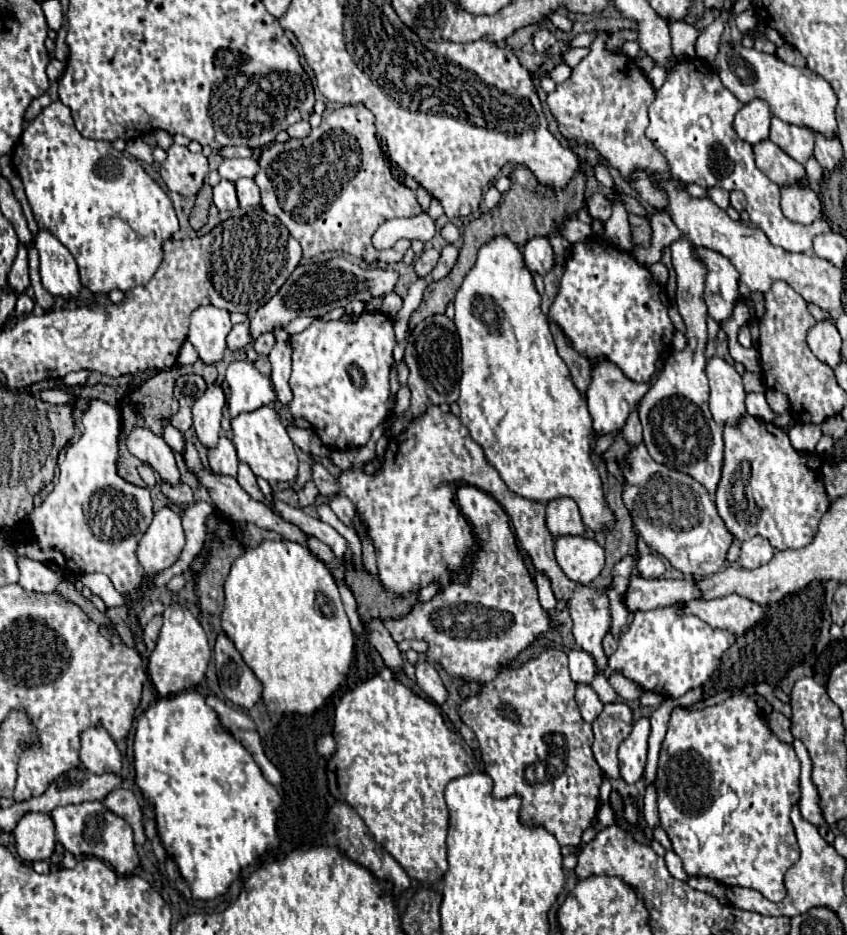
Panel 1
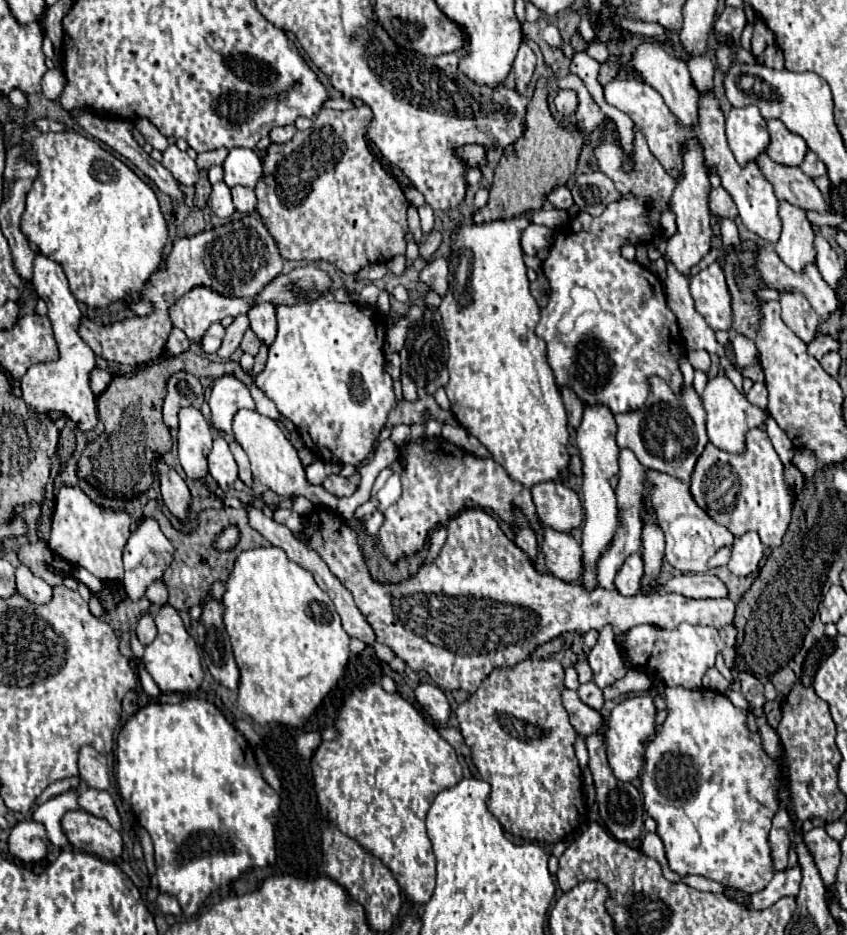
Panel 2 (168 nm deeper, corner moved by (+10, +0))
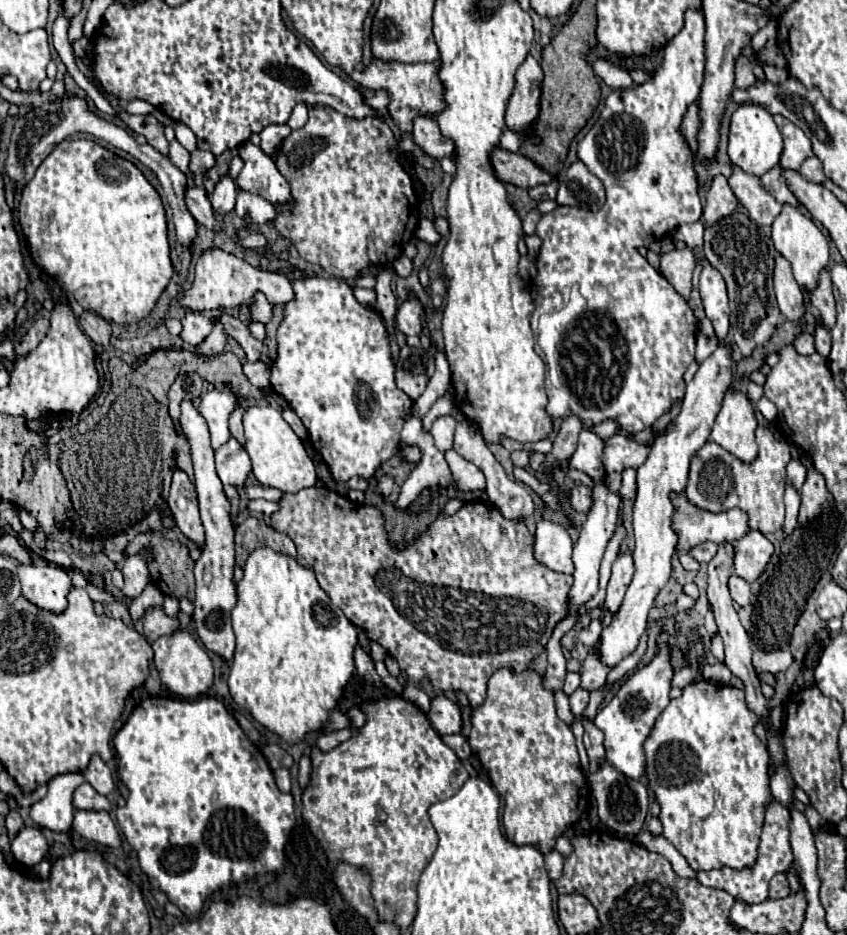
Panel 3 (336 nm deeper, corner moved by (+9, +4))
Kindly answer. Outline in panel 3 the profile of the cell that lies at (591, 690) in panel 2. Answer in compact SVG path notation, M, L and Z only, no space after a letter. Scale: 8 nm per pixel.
M578 689L578 691L574 691L572 695L570 695L570 711L572 711L572 715L576 717L576 719L582 719L582 711L586 709L586 705L588 705L588 691L586 689Z

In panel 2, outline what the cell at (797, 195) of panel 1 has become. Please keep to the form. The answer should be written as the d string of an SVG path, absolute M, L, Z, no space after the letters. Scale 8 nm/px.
M781 201L779 217L783 223L783 231L781 239L775 245L775 251L787 267L791 267L795 273L801 273L801 269L807 263L815 261L813 249L815 233L807 219L807 211L787 201Z

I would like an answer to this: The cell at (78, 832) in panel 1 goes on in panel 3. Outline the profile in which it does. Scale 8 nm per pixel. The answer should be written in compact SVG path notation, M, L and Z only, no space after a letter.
M76 811L72 827L90 841L108 847L120 847L120 833L108 811Z

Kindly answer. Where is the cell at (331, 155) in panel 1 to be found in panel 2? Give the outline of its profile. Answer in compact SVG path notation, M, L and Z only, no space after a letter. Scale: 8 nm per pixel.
M357 101L355 107L351 109L345 109L345 111L335 111L335 109L321 109L315 119L313 119L313 125L307 129L307 131L297 131L295 137L289 141L289 143L283 143L283 145L277 145L273 143L265 157L263 157L263 175L261 179L257 181L257 187L255 187L255 195L257 195L257 213L261 215L265 227L269 229L269 233L275 237L279 249L281 249L281 255L283 259L291 259L291 261L301 261L301 259L311 259L311 261L331 261L335 263L345 275L355 275L361 267L365 267L367 263L387 263L391 257L395 255L401 255L405 253L405 241L403 241L403 235L407 231L407 199L399 187L399 183L381 167L381 163L375 159L375 171L373 171L373 153L369 151L367 143L365 143L365 131L367 131L367 123L371 119L371 109Z

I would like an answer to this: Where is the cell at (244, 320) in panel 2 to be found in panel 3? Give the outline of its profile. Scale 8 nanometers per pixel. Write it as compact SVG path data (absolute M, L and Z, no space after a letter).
M218 321L216 327L212 329L212 333L196 347L196 353L204 355L204 357L214 357L214 355L222 353L224 343L226 343L226 333L224 333L224 329L222 329L222 323Z

